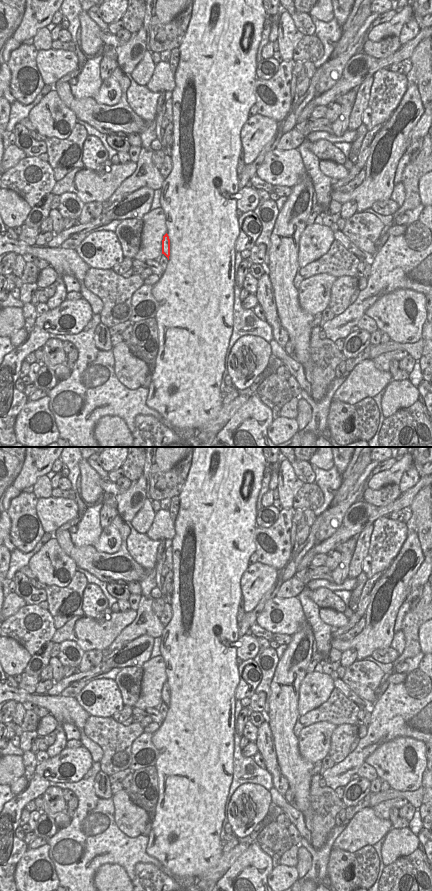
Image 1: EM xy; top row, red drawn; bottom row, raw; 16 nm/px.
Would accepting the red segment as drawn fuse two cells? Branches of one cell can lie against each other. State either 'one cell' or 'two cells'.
one cell

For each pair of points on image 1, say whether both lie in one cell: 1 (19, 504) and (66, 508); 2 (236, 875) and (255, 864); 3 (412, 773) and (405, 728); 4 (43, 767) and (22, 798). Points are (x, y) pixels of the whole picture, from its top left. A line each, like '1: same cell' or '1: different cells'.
1: different cells
2: same cell
3: different cells
4: different cells

